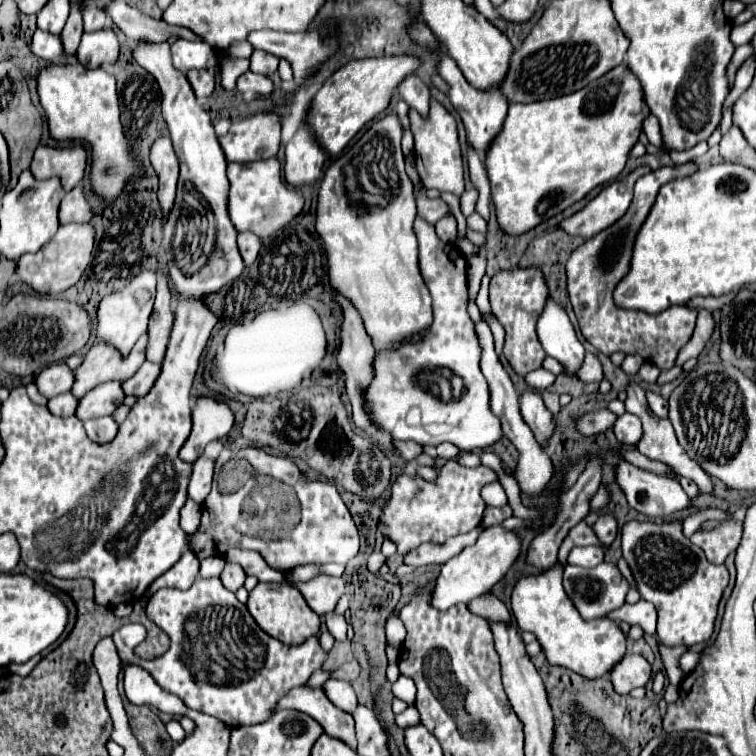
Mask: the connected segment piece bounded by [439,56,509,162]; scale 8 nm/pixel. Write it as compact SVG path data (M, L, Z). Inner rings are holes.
M441 58L441 64L439 64L439 74L441 78L445 78L451 86L449 90L449 98L455 106L455 110L459 112L463 124L465 124L465 130L467 130L467 142L471 144L471 148L477 152L477 156L481 158L481 162L485 160L485 154L489 150L489 144L493 142L493 136L497 136L497 132L501 132L501 124L505 122L505 116L507 116L507 108L509 108L509 102L505 100L505 96L501 92L481 92L477 88L473 88L465 76L461 74L461 70L457 68L455 60L453 58Z

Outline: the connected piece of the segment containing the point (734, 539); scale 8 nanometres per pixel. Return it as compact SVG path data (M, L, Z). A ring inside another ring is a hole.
M725 522L715 526L713 530L695 532L691 540L705 552L705 556L713 564L723 564L725 558L735 552L741 542L741 526L735 522Z

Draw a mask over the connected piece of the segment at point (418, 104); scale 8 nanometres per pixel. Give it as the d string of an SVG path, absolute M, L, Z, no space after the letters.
M409 76L401 82L399 86L399 94L401 98L413 108L417 110L423 118L429 114L429 102L431 102L431 90L429 86L419 78L419 76Z

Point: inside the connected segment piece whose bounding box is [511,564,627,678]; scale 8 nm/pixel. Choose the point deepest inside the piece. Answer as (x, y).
(591, 648)

